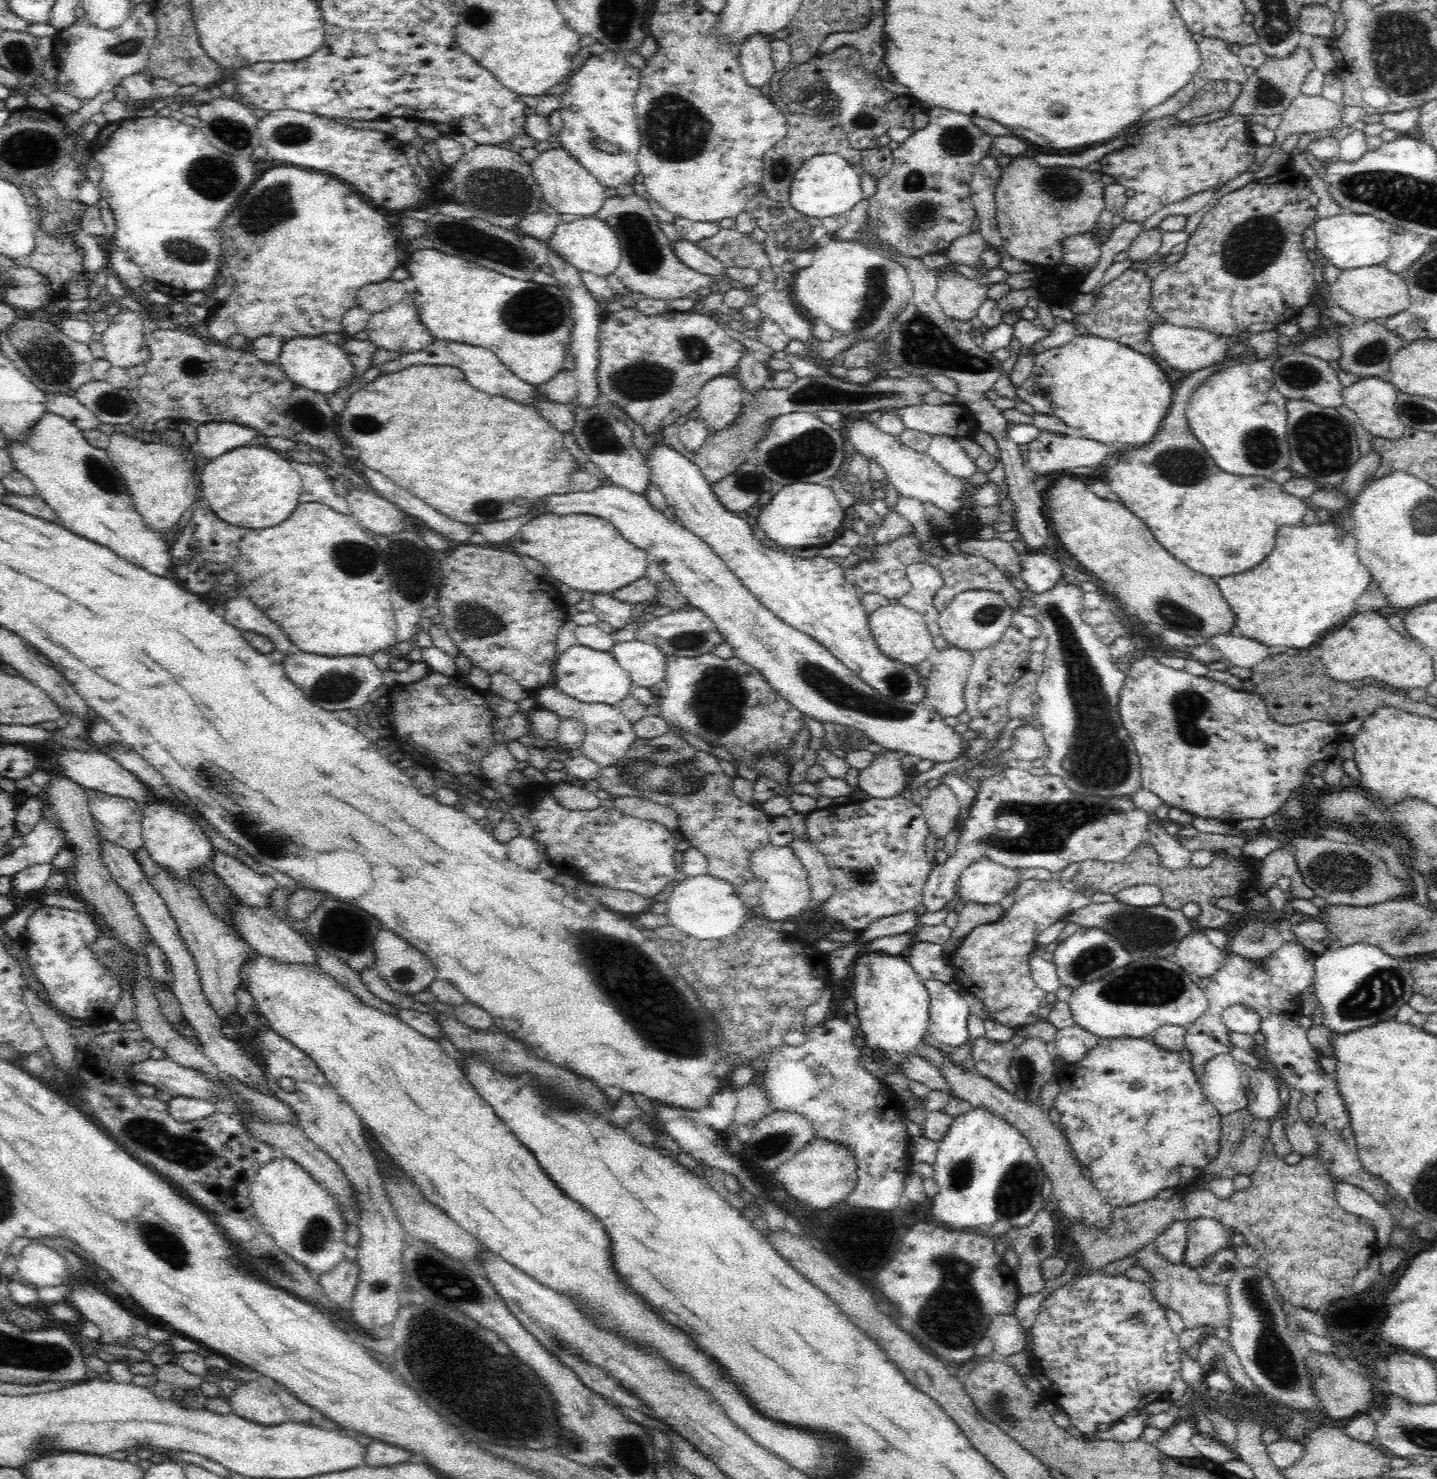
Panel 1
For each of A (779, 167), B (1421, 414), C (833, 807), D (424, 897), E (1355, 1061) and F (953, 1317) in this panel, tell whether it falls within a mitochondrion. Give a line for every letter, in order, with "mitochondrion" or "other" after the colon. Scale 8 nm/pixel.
A: mitochondrion
B: mitochondrion
C: other
D: other
E: other
F: mitochondrion

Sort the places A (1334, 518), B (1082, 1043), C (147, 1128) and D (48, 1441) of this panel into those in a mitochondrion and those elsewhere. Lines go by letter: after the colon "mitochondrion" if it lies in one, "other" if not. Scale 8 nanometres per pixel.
A: other
B: other
C: mitochondrion
D: mitochondrion

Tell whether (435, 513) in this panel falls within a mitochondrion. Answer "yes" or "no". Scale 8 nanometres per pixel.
no

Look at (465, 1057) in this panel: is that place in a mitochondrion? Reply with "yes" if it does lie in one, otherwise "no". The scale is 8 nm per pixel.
no

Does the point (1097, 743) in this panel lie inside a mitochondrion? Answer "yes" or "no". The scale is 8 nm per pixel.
yes

